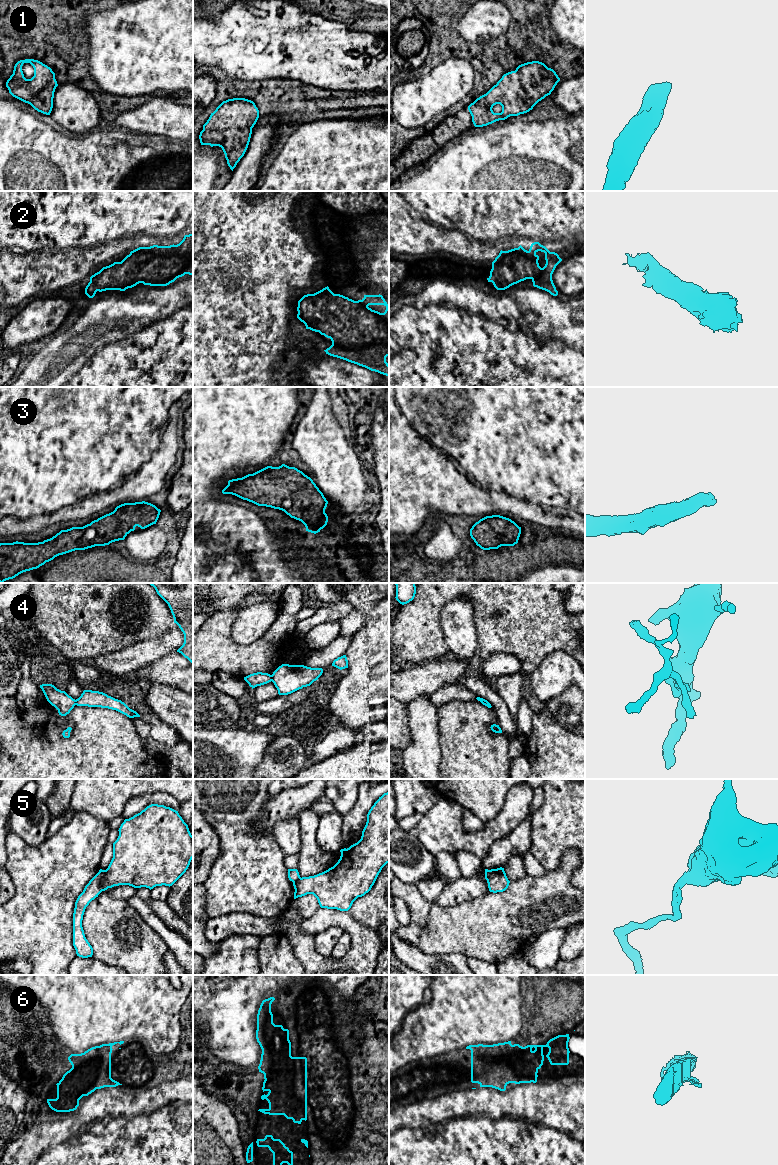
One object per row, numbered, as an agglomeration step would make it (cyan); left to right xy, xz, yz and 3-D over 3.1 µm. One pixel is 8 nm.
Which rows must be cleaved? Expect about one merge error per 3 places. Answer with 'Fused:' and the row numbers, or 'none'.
Fused: 4, 5

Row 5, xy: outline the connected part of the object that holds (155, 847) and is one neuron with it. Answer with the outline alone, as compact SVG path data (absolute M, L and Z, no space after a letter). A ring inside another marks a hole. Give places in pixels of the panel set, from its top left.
M151 804L140 813L125 819L113 843L113 858L101 879L102 891L119 885L134 888L172 886L188 869L193 859L193 836L178 811Z

